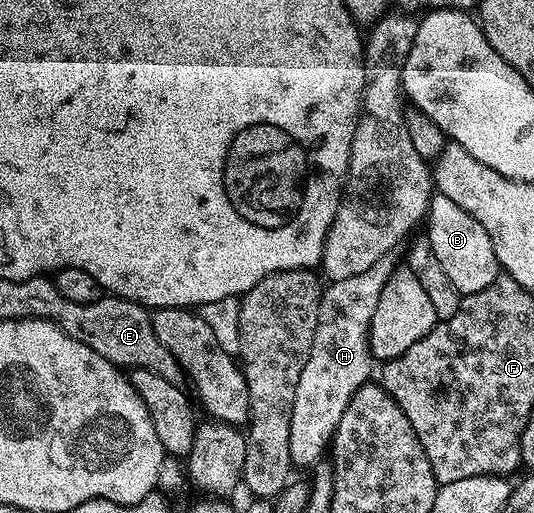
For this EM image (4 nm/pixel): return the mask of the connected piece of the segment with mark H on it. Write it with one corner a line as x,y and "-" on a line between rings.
394,255
382,256
365,270
365,274
330,281
322,289
313,350
309,362
305,362
305,370
301,370
301,382
297,382
289,422
289,458
296,469
310,469
324,459
335,439
341,414
345,406
349,406
349,398
353,398
360,386
372,379
369,330
373,310
377,310
377,298
381,298
385,282
389,282
395,273
395,259

